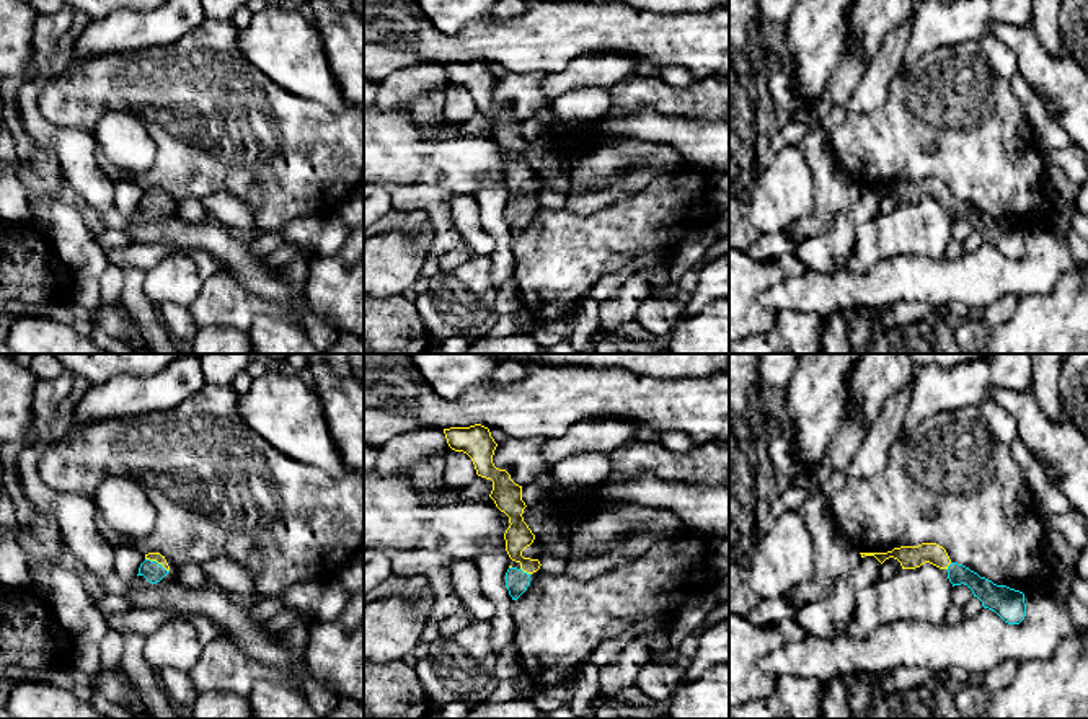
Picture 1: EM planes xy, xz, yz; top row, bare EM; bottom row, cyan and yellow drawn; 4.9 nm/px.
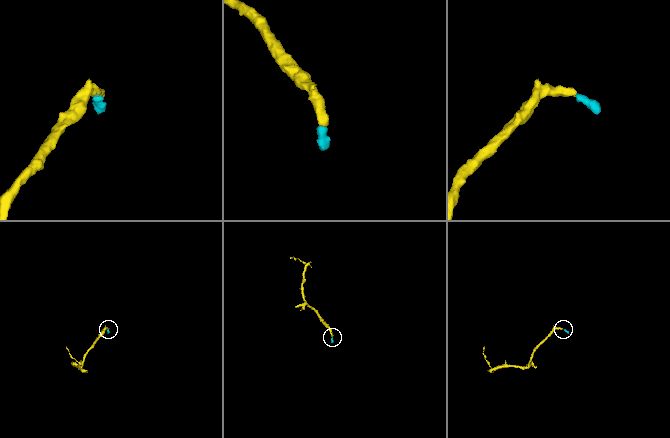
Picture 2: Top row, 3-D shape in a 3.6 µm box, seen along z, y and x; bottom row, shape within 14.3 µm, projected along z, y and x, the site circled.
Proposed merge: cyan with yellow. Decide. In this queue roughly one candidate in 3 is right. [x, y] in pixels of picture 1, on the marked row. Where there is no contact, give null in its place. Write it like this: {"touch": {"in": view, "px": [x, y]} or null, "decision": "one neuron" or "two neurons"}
{"touch": {"in": "xy", "px": [155, 561]}, "decision": "one neuron"}

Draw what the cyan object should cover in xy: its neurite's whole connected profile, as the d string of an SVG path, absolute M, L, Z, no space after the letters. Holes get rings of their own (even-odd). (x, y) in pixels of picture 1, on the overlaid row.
M160 553L145 554L137 576L144 576L150 584L160 582L170 572L170 566Z

